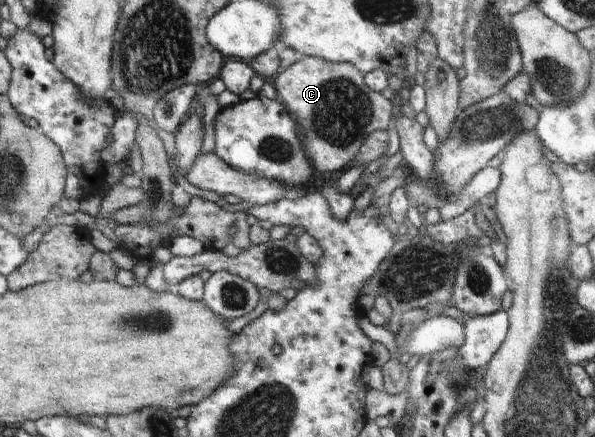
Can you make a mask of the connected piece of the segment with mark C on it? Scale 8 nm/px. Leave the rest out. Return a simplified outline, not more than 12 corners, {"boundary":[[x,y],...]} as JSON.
{"boundary":[[350,63],[279,72],[318,174],[342,171],[394,104]]}

